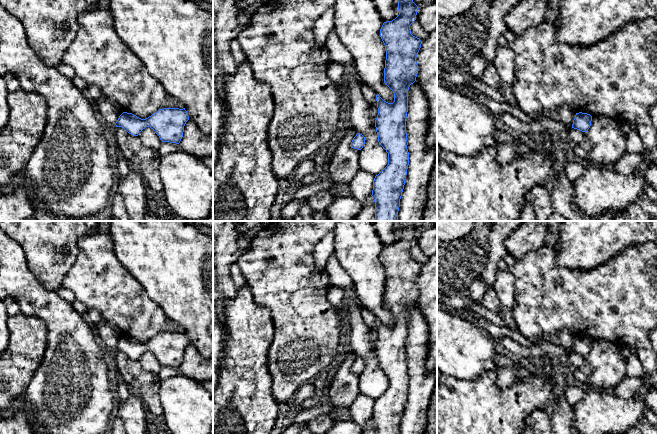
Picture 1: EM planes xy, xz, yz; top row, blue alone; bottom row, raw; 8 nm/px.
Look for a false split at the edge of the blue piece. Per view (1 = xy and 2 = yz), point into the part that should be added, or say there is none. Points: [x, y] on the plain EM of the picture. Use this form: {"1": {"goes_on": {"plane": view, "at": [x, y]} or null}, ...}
{"1": {"goes_on": null}, "2": {"goes_on": null}}

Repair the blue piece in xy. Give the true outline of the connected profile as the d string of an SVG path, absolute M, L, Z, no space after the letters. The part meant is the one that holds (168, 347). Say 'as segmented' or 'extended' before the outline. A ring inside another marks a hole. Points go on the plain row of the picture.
as segmented; M163 332L146 343L141 343L132 337L123 336L115 349L124 352L133 360L138 360L143 353L150 351L162 366L179 368L188 344L189 340L185 332Z

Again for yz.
as segmented; M576 337L573 344L572 352L580 354L582 356L587 356L591 350L592 340L587 337Z

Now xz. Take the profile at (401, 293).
as segmented; M398 221L399 239L392 245L384 246L380 253L380 261L385 269L386 284L384 292L384 307L394 317L394 326L388 327L376 319L378 339L375 344L378 366L388 377L388 389L375 400L372 421L375 434L399 434L400 423L405 409L409 389L407 373L406 342L408 336L408 314L416 305L418 289L416 281L422 265L411 258L410 249L416 244L418 230L413 221Z

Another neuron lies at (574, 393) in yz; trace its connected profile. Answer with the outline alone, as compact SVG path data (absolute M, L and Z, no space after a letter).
M571 384L562 394L562 398L571 406L574 406L581 401L589 392L586 387L581 387L576 384Z

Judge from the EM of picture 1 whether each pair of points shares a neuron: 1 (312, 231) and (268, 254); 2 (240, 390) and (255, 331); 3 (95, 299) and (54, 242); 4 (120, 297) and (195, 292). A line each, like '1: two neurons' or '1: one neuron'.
1: one neuron
2: one neuron
3: two neurons
4: two neurons

